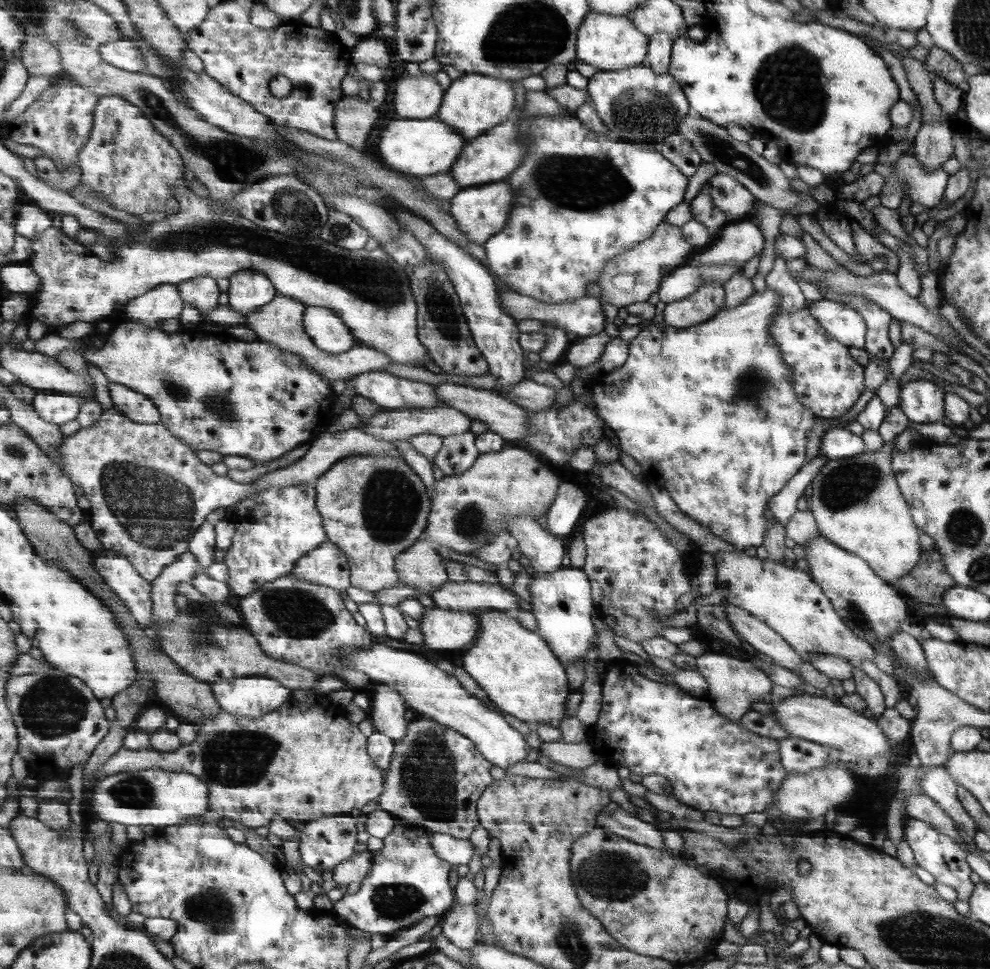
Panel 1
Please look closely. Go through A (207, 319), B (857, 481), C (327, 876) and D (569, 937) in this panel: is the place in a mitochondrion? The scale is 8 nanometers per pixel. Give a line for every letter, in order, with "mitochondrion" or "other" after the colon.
A: other
B: mitochondrion
C: other
D: mitochondrion

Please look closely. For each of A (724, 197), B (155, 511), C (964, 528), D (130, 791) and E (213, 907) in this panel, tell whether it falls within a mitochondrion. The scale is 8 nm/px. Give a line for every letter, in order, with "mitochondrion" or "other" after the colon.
A: mitochondrion
B: mitochondrion
C: mitochondrion
D: mitochondrion
E: mitochondrion

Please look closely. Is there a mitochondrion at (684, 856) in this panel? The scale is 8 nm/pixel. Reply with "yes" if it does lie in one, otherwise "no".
no

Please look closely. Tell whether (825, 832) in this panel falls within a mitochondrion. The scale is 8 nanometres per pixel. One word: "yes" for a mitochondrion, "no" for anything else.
no

